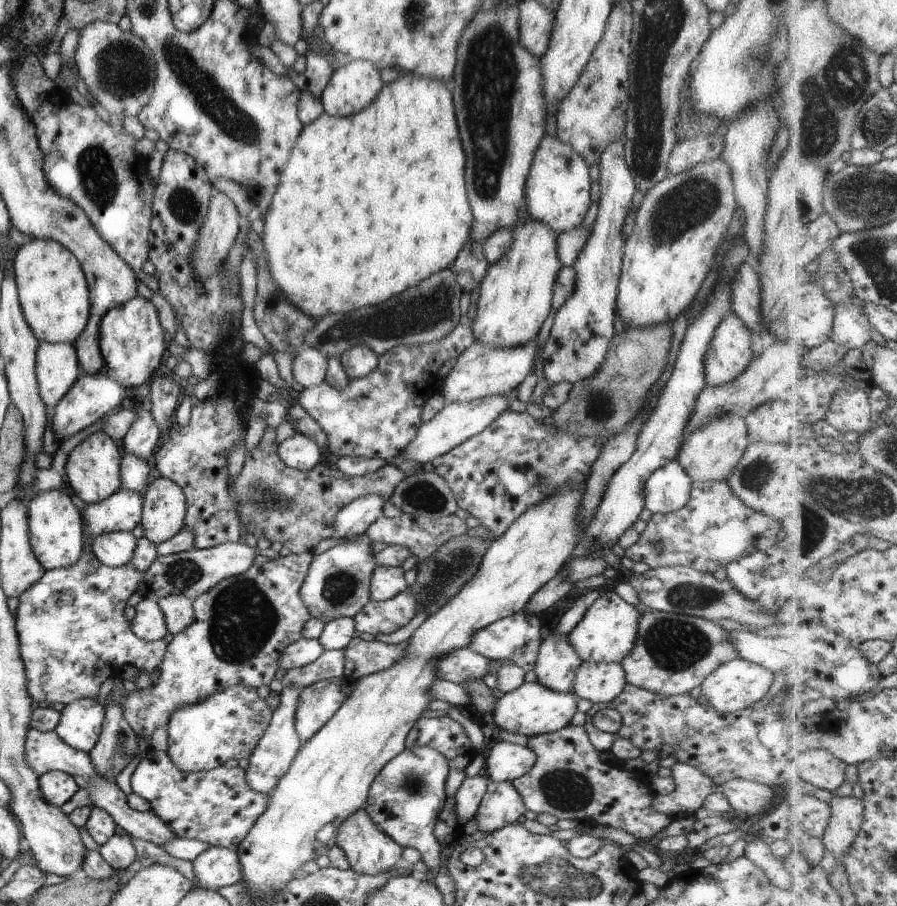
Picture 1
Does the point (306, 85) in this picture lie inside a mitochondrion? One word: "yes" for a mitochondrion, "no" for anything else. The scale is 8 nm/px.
no

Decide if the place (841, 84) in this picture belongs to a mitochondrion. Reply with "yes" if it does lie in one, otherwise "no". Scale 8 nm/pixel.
yes

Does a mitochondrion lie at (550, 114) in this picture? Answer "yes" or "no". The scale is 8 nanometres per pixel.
no

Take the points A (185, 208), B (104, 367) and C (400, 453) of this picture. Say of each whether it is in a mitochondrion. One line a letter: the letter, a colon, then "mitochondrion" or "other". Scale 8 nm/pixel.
A: mitochondrion
B: other
C: other

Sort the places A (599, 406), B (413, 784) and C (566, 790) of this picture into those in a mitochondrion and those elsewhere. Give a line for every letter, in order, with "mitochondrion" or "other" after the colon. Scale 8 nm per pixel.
A: mitochondrion
B: mitochondrion
C: mitochondrion

